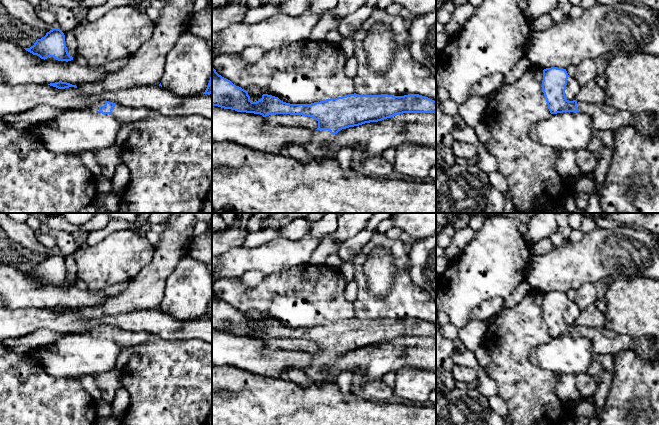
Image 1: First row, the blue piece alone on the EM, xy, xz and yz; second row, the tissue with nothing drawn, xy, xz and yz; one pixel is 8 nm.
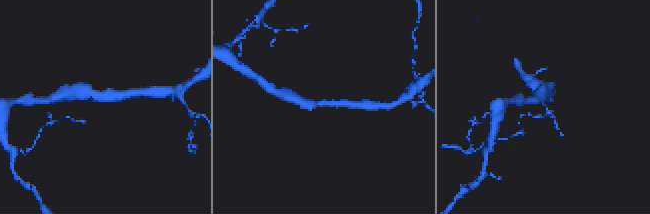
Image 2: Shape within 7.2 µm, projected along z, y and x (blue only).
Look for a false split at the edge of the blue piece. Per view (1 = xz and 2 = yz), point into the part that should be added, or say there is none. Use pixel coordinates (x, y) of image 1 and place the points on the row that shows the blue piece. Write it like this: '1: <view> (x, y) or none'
1: xz (316, 148)
2: yz (604, 117)

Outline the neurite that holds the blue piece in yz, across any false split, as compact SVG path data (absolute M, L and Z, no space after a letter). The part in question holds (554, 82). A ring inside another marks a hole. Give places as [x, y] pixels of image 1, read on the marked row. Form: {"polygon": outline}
{"polygon": "M551 67L543 70L542 90L551 114L581 112L592 118L594 130L615 132L621 127L635 127L633 116L627 111L619 111L604 102L589 104L566 99L565 90L569 75L566 69Z"}

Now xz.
{"polygon": "M213 67L212 105L263 117L290 114L314 118L318 121L318 128L304 147L313 161L331 158L326 148L334 136L346 128L382 121L403 113L436 113L436 101L419 94L393 96L354 93L311 104L290 104L278 97L263 94L260 100L252 102L248 91L219 75Z"}

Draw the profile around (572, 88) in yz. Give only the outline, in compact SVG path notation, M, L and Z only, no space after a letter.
M569 76L567 79L567 85L565 90L566 99L569 101L575 100L577 93L581 86L574 76Z

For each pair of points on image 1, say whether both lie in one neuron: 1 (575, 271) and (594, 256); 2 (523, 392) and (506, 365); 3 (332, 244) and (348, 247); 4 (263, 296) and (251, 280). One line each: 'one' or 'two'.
1: one
2: one
3: two
4: two

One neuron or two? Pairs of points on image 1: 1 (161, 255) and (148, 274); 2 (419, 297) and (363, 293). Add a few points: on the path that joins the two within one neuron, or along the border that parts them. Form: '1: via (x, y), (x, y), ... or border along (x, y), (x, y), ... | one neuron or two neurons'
1: via (160, 260), (153, 269) | one neuron
2: via (405, 301), (377, 302) | one neuron

